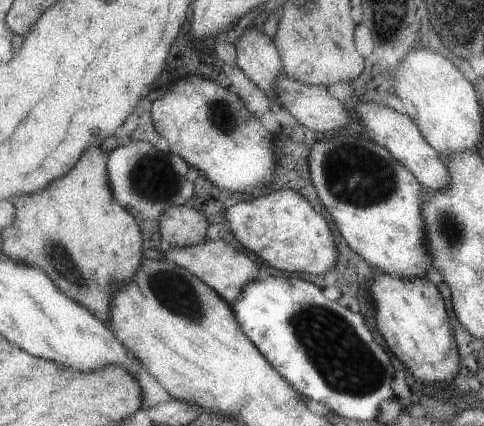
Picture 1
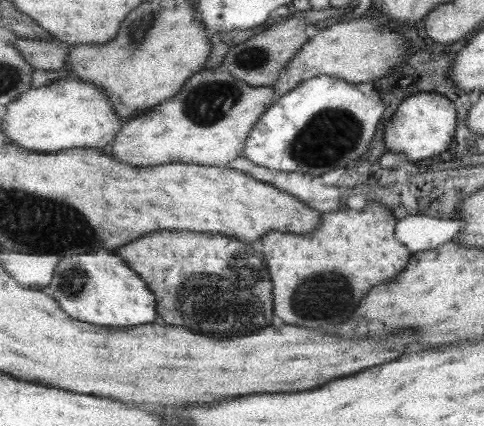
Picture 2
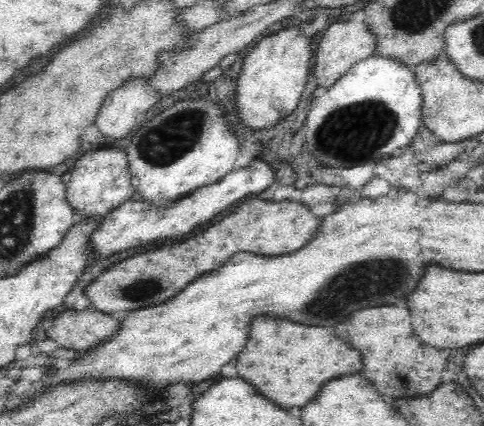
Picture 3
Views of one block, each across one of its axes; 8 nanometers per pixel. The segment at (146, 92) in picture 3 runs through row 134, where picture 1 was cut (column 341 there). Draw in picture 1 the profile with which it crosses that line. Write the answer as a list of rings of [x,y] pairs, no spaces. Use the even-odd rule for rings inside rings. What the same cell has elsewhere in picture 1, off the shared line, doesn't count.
[[[283,76],[279,78],[277,82],[277,94],[279,94],[279,100],[281,100],[281,106],[285,110],[289,110],[289,114],[297,120],[297,124],[301,126],[307,126],[319,134],[327,132],[327,130],[337,130],[337,128],[343,128],[347,126],[349,122],[349,112],[345,110],[345,102],[337,100],[329,90],[327,86],[309,86],[309,84],[303,84],[299,80],[293,80],[289,76]]]

